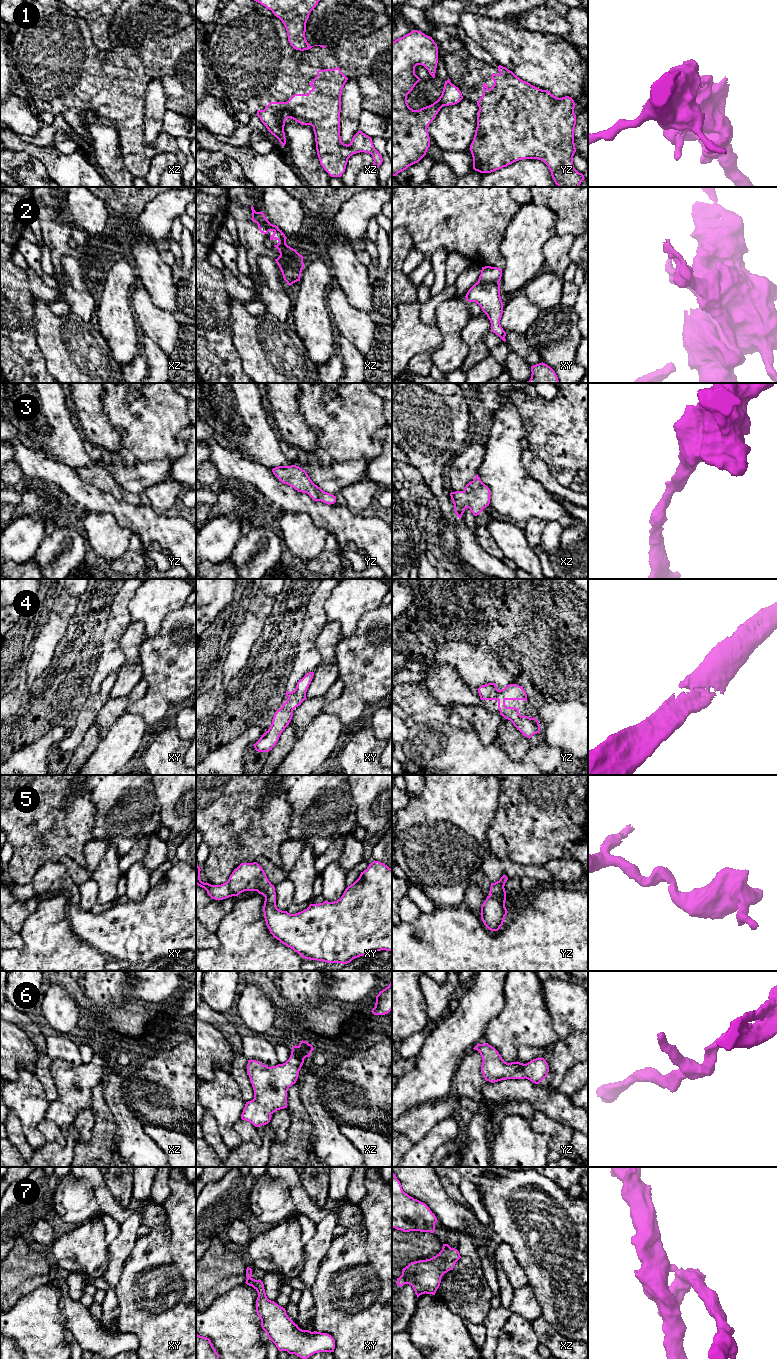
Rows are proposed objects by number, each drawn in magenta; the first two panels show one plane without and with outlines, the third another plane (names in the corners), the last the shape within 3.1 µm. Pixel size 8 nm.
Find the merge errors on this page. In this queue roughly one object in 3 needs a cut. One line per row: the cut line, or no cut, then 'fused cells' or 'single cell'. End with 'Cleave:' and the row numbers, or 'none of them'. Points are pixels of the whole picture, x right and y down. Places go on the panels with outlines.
1: cut xz (310, 46), (308, 48); fused cells
2: cut xz (274, 230), (284, 241), (284, 252), (288, 256), (302, 261); fused cells
3: cut none; single cell
4: cut none; single cell
5: cut none; single cell
6: cut none; single cell
7: cut xz (447, 1244), (443, 1246); fused cells
Cleave: 1, 2, 7

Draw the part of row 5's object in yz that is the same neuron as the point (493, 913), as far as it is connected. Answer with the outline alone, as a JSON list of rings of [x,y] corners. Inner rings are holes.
[[[503,875],[499,881],[491,883],[490,895],[487,896],[481,906],[481,919],[484,925],[491,931],[500,929],[508,913],[505,907],[506,891],[504,888],[507,880],[508,877]]]

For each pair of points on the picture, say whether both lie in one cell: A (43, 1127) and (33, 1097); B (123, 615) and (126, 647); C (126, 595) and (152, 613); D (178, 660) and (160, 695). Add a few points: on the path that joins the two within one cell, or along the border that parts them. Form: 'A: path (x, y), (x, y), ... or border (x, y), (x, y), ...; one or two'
A: border (44, 1118), (38, 1124), (38, 1131), (47, 1142); two
B: border (132, 622), (120, 639), (119, 649), (121, 651); two
C: border (137, 589), (128, 605), (131, 621); two
D: path (175, 669), (171, 679), (165, 686); one

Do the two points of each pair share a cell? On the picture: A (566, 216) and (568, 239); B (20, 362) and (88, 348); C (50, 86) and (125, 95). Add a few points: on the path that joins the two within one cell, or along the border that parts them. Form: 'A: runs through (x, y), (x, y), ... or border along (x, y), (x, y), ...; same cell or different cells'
A: border along (555, 233), (558, 235), (572, 234), (574, 236); different cells
B: border along (36, 335), (36, 343), (49, 372); different cells
C: runs through (69, 90), (106, 91); same cell

